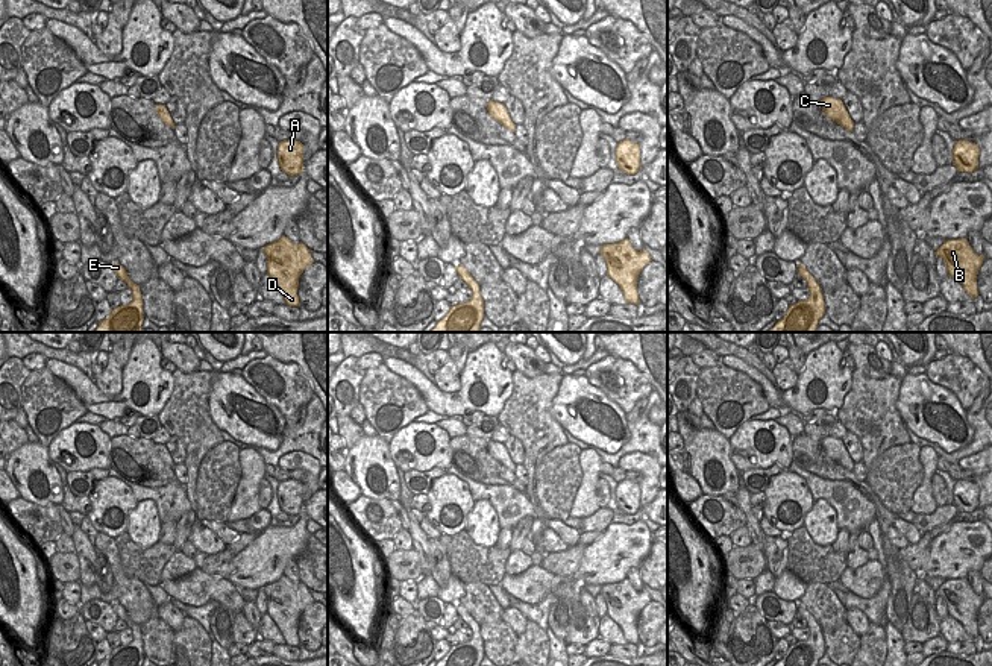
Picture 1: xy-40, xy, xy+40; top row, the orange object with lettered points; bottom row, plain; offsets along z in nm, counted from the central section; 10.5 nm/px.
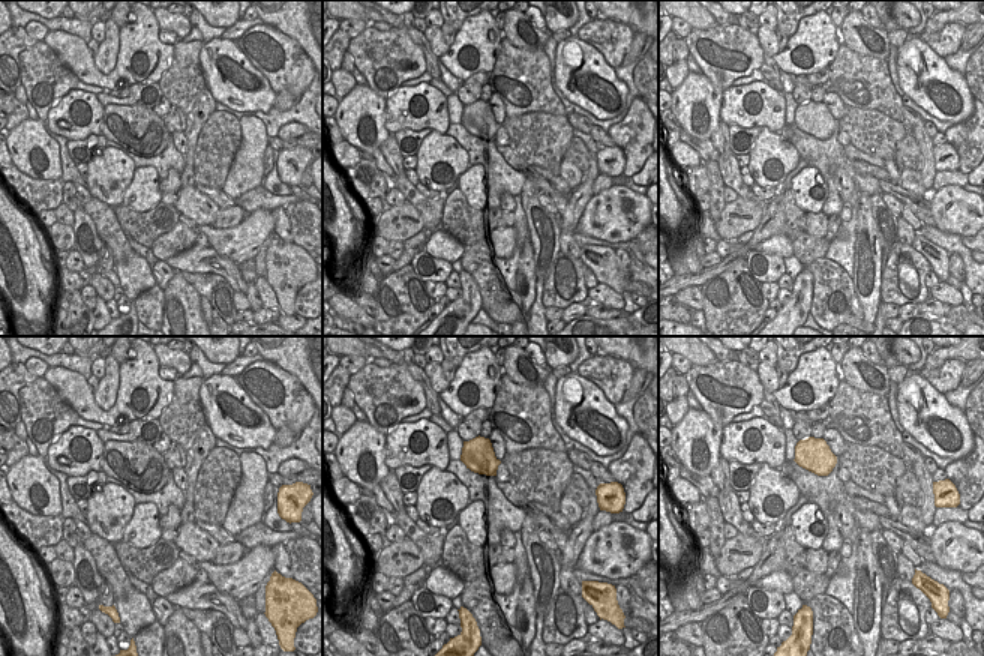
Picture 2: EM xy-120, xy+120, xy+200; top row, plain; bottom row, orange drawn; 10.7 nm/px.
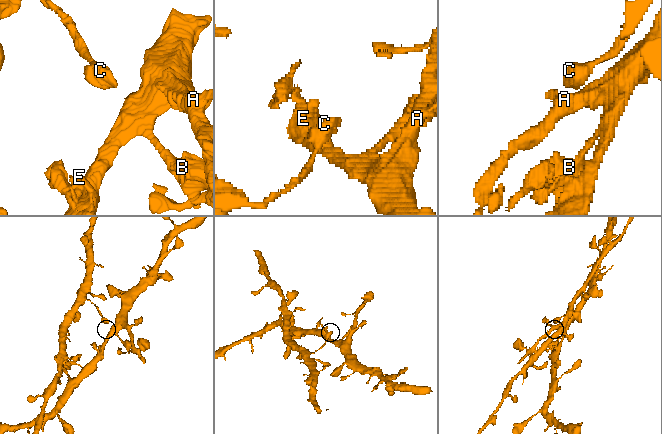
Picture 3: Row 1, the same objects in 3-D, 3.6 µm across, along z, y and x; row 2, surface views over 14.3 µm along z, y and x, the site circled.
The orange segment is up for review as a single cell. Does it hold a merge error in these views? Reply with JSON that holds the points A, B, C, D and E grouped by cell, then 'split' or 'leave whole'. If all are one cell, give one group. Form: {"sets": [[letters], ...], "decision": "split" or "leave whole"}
{"sets": [["A", "B", "D", "E"], ["C"]], "decision": "split"}

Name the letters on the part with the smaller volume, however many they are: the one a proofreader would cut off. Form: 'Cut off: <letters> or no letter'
Cut off: C

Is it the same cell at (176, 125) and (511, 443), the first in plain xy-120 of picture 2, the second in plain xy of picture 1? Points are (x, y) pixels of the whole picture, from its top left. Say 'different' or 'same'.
same

